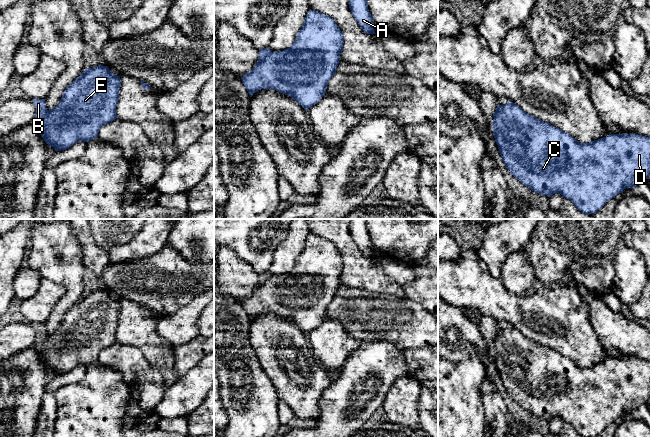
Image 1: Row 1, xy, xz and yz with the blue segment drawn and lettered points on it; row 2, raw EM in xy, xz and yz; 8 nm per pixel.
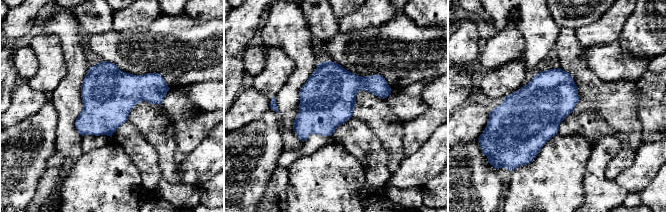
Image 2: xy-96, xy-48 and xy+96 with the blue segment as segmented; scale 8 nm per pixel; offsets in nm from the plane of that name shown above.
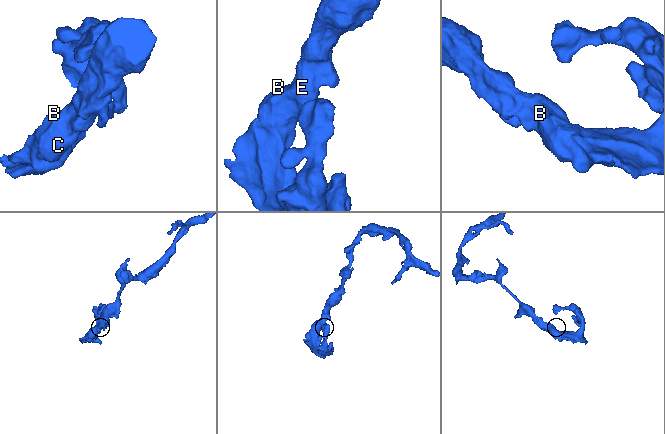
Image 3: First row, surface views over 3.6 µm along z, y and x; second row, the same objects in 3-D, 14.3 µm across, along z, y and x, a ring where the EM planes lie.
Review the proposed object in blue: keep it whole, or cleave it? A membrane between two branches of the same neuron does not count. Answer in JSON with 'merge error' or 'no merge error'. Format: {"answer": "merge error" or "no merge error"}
{"answer": "no merge error"}

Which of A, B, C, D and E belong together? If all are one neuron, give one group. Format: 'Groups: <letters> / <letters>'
Groups: A B C D E

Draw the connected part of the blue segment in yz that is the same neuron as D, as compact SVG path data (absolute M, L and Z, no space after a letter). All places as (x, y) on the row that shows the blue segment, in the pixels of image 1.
M515 103L497 105L493 114L493 136L508 171L532 191L551 197L561 194L570 199L579 211L594 214L608 200L626 188L634 188L650 174L650 137L638 134L611 134L589 143L579 143L570 134L524 112Z

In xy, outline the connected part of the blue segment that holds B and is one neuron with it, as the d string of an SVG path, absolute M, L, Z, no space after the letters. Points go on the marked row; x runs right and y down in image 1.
M98 65L86 68L83 73L75 79L63 92L60 103L51 110L46 108L44 99L32 99L36 112L33 121L39 125L40 135L43 140L52 146L55 151L66 150L78 141L89 142L98 137L102 126L117 118L116 106L118 104L121 79L113 74L107 66Z

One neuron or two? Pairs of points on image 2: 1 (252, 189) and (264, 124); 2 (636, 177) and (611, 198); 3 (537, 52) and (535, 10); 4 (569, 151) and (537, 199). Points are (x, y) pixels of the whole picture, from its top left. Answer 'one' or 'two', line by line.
1: one
2: two
3: one
4: one

